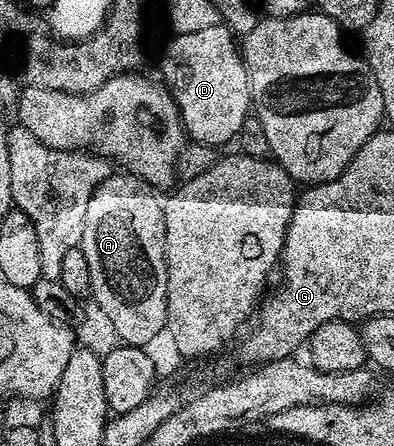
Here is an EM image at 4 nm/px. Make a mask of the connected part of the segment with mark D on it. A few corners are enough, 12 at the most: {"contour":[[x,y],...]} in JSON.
{"contour":[[221,23],[171,39],[160,69],[191,140],[221,147],[252,104]]}

